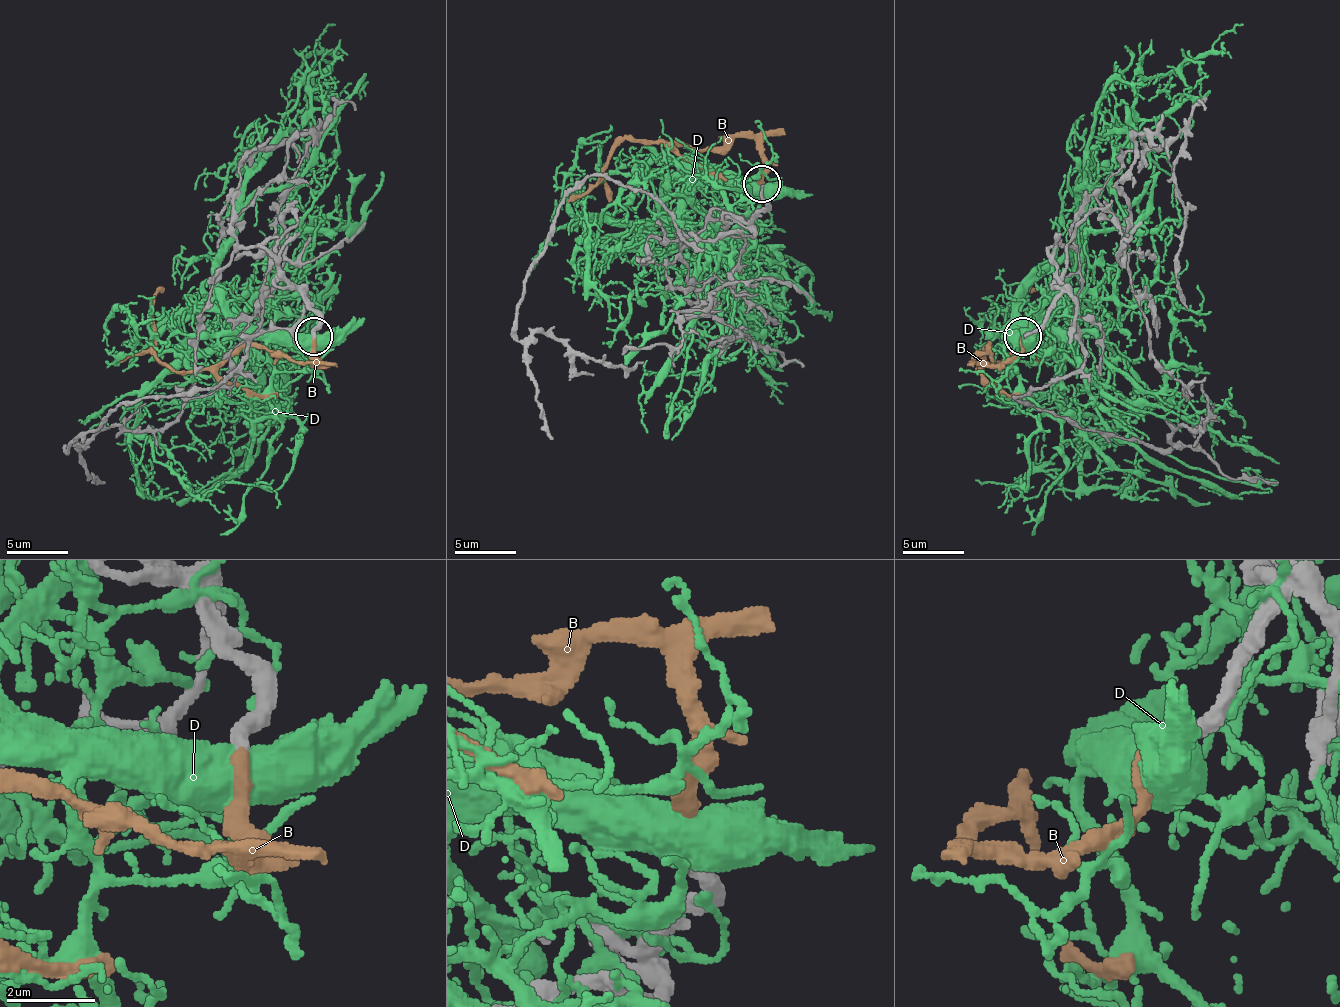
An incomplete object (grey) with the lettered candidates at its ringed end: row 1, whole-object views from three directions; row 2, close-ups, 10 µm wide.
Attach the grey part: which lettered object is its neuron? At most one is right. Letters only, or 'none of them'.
B

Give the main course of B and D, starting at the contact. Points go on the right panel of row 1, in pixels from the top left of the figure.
B: (1022, 337), (1022, 349), (997, 365), (975, 361), (988, 346), (979, 371), (1016, 346), (1016, 300), (1040, 287)
D: (1028, 334), (1022, 293), (1078, 235), (1081, 170), (1130, 120), (1136, 89), (1146, 80), (1170, 77), (1241, 24)

